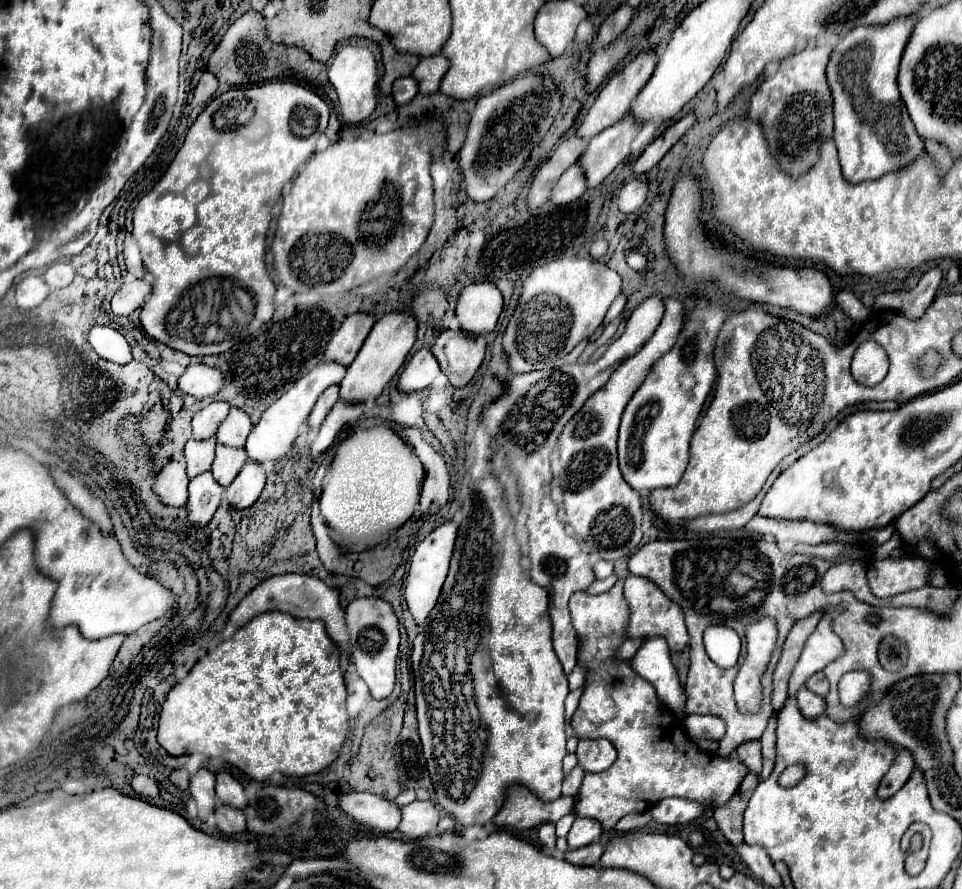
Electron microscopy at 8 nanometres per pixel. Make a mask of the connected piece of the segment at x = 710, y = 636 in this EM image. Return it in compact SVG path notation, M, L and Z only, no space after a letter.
M713 624L704 632L703 641L710 659L721 668L737 664L741 652L741 638L727 624Z

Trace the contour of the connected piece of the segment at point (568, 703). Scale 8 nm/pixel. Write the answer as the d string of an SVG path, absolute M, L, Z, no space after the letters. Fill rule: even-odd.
M581 688L579 690L575 690L575 692L571 692L569 696L567 696L567 700L565 700L565 720L567 720L567 728L571 730L571 718L573 718L573 714L575 714L575 708L577 708L577 704L579 704L579 696L581 696Z

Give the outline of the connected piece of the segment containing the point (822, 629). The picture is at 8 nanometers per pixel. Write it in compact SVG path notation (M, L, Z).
M835 606L833 610L827 610L825 616L821 618L819 626L815 628L815 632L809 636L809 640L801 652L801 658L789 678L789 698L793 698L797 694L797 688L801 684L805 684L809 676L823 670L831 660L841 656L843 644L831 628L831 622L839 612L841 612L839 606Z

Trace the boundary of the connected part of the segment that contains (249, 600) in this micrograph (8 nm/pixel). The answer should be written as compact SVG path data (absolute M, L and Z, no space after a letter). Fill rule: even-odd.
M303 574L273 576L273 578L265 580L263 584L259 584L251 594L247 594L239 602L239 606L229 614L229 620L237 628L241 628L253 616L263 614L263 612L267 612L271 608L295 614L297 618L309 618L309 620L319 620L321 618L325 622L325 626L327 626L327 634L331 636L331 640L341 648L343 658L349 660L349 630L347 630L347 622L345 622L345 610L339 606L339 592L325 586L319 578L303 576ZM271 600L273 600L273 606L271 606ZM335 600L337 600L337 618L335 618Z

